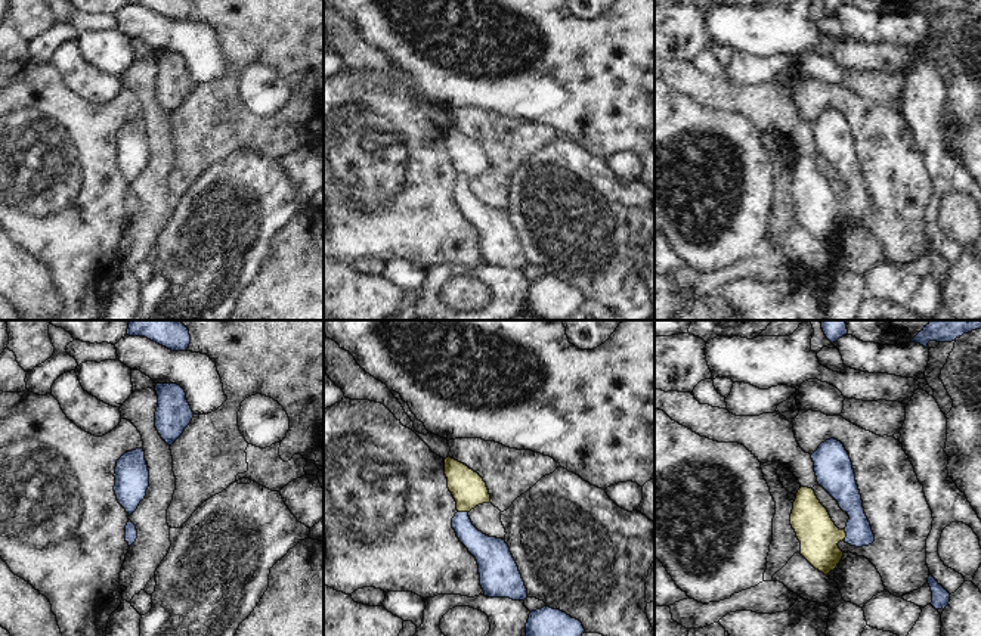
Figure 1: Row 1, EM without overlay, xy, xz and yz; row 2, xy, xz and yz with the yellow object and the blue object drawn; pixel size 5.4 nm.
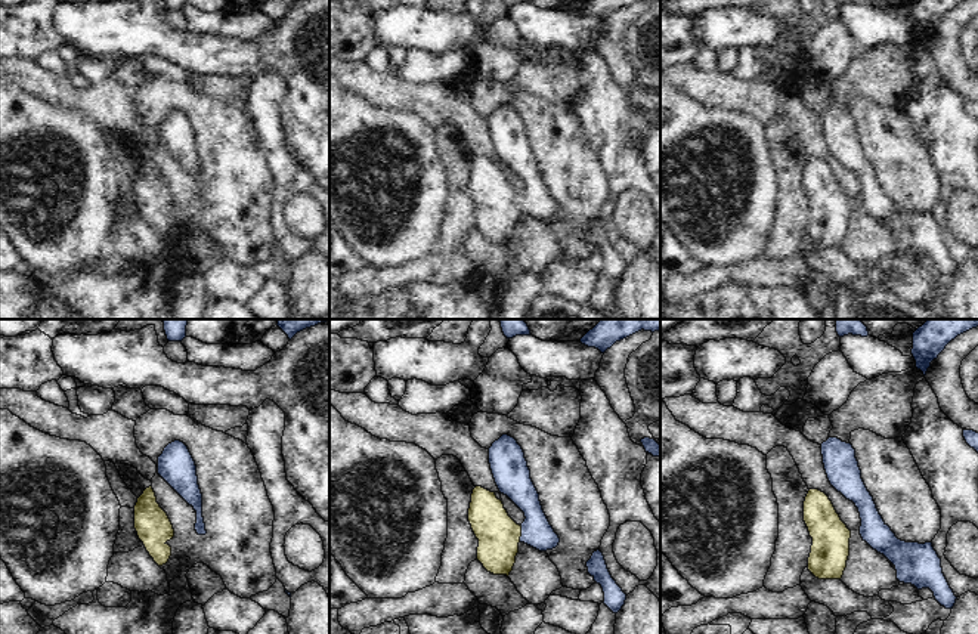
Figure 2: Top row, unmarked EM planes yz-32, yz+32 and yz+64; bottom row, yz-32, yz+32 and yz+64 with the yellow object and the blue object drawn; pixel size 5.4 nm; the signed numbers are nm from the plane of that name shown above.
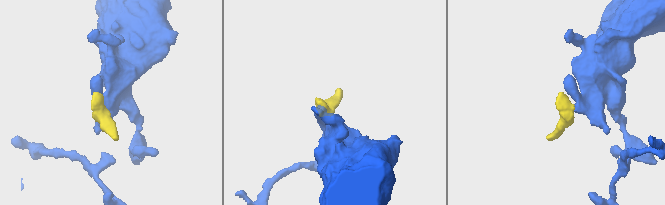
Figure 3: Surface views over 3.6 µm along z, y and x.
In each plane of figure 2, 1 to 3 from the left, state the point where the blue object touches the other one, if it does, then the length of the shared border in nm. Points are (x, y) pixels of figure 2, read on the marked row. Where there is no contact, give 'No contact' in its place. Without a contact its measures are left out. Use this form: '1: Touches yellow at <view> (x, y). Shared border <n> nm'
1: No contact
2: Touches yellow at yz+32 (520, 534). Shared border 90 nm
3: No contact.

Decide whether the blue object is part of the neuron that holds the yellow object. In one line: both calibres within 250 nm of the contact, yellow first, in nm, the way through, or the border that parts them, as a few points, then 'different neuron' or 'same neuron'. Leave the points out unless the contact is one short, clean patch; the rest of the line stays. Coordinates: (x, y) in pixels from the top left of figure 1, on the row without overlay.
calibres 220 and 150 nm; way yz (819, 205), (845, 205), (854, 177), (844, 160); same neuron

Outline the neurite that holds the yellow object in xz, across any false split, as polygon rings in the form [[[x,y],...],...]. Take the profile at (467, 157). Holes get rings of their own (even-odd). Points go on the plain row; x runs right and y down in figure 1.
[[[449,125],[445,128],[445,145],[458,180],[452,187],[452,198],[477,230],[485,266],[524,270],[527,258],[508,214],[479,201],[468,186],[471,179],[490,171],[486,152],[477,142]]]

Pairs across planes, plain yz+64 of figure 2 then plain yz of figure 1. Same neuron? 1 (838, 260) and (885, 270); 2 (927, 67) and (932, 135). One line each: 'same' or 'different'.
1: different
2: same

